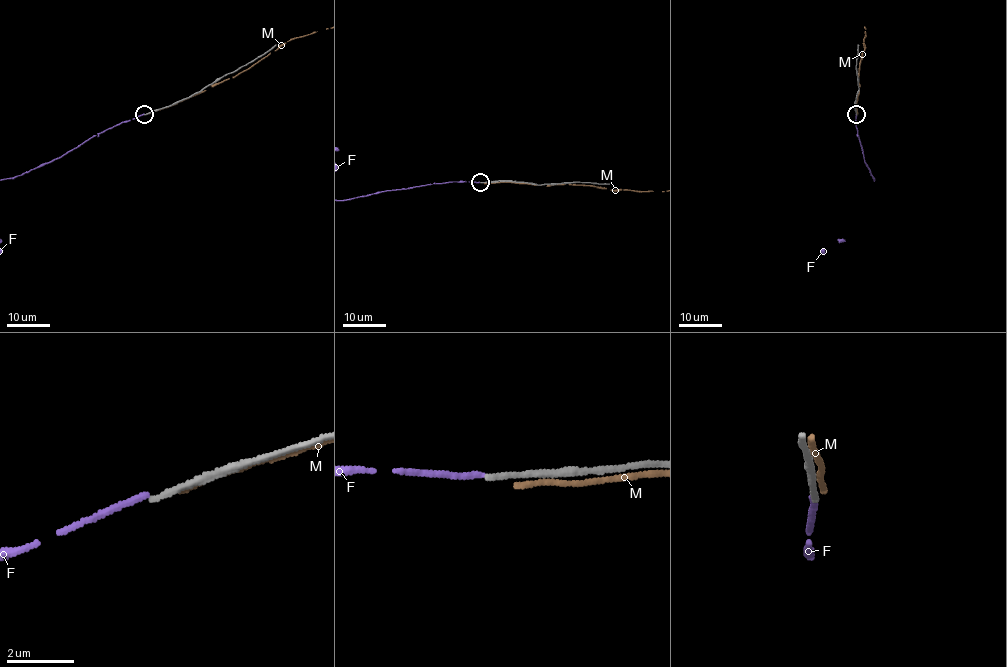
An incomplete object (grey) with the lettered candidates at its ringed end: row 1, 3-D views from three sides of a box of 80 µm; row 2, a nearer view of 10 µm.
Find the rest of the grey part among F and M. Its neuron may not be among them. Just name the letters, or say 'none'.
none

